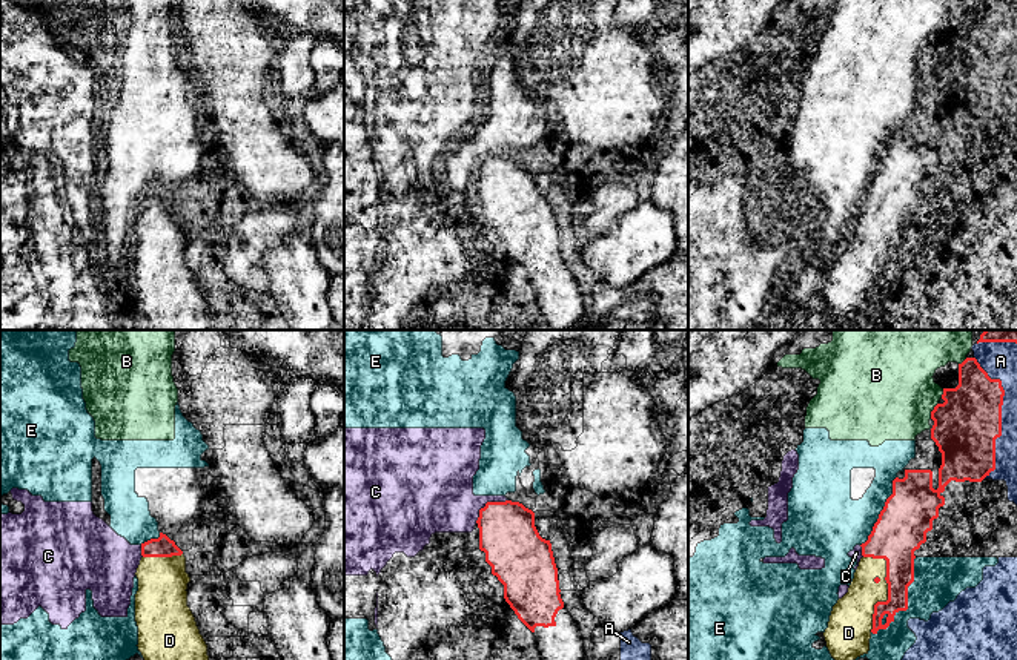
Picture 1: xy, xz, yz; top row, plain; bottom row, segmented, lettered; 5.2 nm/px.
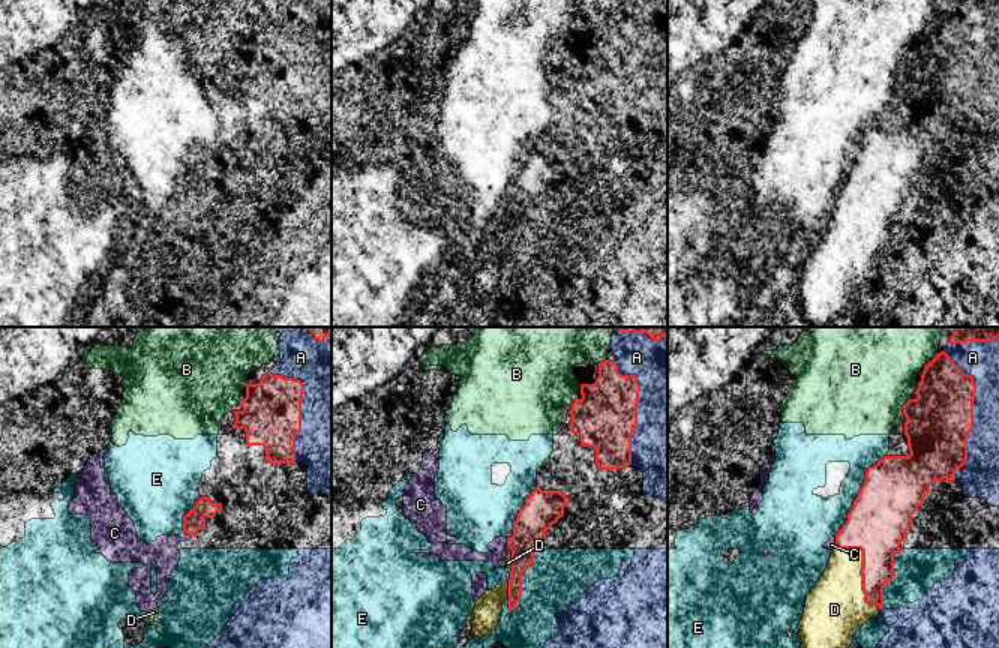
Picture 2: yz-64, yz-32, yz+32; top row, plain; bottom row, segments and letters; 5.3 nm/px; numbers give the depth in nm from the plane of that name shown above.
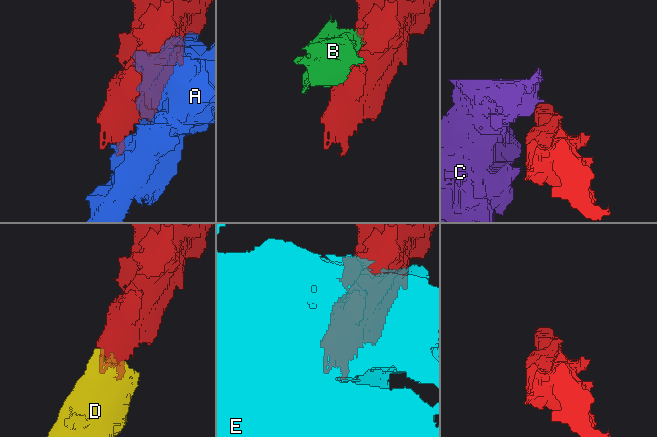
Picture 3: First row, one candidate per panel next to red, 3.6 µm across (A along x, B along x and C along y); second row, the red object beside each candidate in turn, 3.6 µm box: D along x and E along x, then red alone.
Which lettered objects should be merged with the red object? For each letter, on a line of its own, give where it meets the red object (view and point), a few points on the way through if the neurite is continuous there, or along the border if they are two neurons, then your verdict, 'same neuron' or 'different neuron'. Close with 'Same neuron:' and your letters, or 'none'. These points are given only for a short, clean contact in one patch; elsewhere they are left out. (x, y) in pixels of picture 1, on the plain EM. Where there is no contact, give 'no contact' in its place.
A: contact yz (1000, 71); different neuron
B: contact yz (933, 66); different neuron
C: contact xz (487, 158); border xz (507, 155), (487, 158), (480, 166), (475, 178); different neuron
D: contact yz (888, 244); same neuron
E: contact yz (907, 258); different neuron
Same neuron: D

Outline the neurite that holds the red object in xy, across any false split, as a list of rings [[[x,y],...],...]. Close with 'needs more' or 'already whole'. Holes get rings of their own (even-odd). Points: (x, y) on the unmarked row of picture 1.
[[[166,190],[141,200],[141,216],[137,224],[135,278],[138,307],[152,330],[210,330],[207,301],[200,290],[195,273],[187,262],[186,213]]] | needs more

